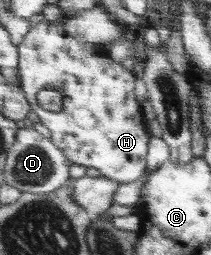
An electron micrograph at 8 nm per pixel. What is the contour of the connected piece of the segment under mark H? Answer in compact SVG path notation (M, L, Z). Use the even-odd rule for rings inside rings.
M46 22L38 29L33 29L19 45L20 75L25 94L31 102L34 112L41 122L52 132L54 141L67 158L79 165L95 167L109 179L119 183L131 183L141 179L149 169L147 157L150 153L151 134L147 131L148 120L143 114L143 107L137 101L135 85L137 77L133 71L124 69L123 64L111 57L97 53L97 45L85 44L79 39L70 37L66 23ZM43 89L51 89L63 95L63 109L59 112L47 111L39 105L37 95Z

